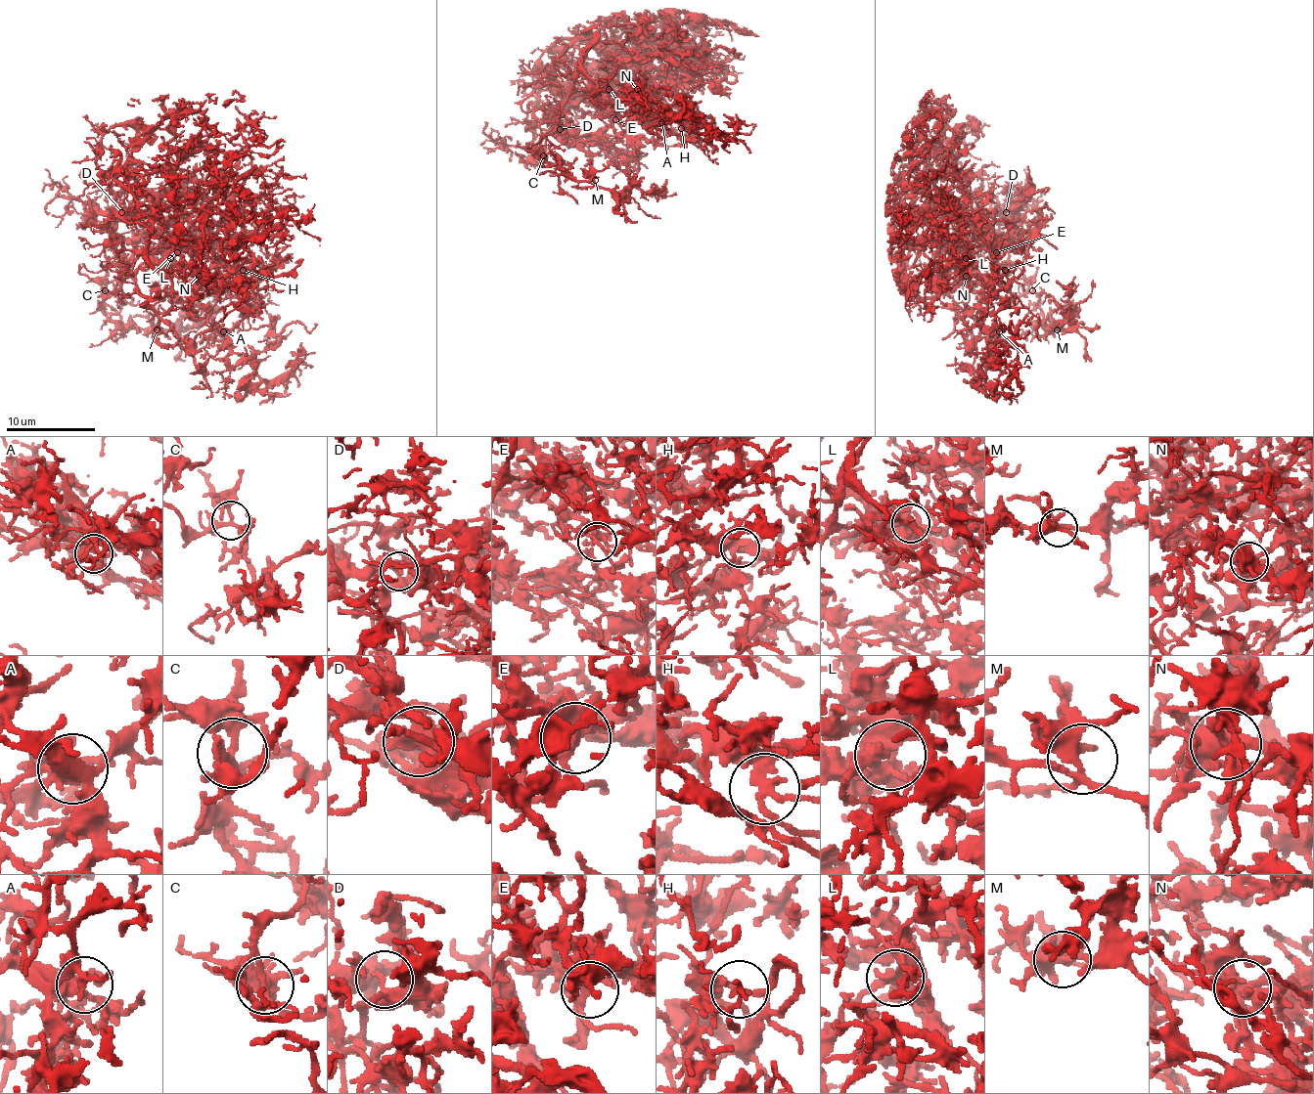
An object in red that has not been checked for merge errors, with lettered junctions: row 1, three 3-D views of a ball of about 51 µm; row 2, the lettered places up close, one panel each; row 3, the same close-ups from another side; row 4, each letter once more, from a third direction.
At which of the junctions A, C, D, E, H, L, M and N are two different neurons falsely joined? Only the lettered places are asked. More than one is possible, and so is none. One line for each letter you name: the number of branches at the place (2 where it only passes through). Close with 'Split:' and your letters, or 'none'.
Split: none

